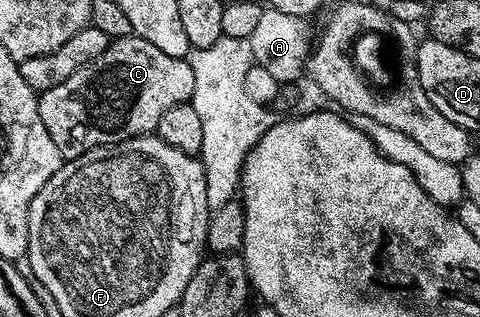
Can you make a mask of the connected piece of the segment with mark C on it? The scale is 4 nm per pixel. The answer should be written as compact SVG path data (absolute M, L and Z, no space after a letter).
M125 36L119 40L111 40L100 58L92 58L88 66L80 66L72 78L60 82L60 86L52 86L52 90L41 93L38 98L40 122L44 122L44 130L56 142L56 150L60 150L63 161L74 160L93 148L102 148L106 144L119 144L121 140L131 140L134 136L145 136L157 129L164 110L173 104L185 104L193 94L193 72L187 59L172 58L172 54L164 54L164 50L156 50L152 42L139 36Z

